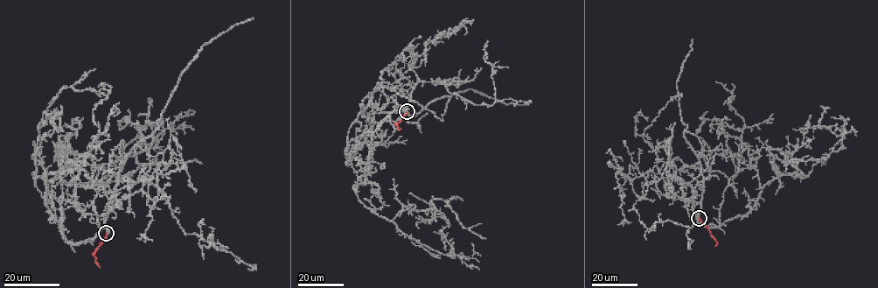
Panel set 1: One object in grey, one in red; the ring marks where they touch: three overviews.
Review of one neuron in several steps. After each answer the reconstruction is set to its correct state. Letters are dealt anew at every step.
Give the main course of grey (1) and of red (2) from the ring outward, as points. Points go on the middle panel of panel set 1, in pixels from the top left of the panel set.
1: (406, 111), (394, 110), (371, 139), (371, 167), (357, 181), (357, 197), (420, 243), (453, 256), (442, 232)
2: (406, 111), (396, 124), (398, 129), (400, 128)

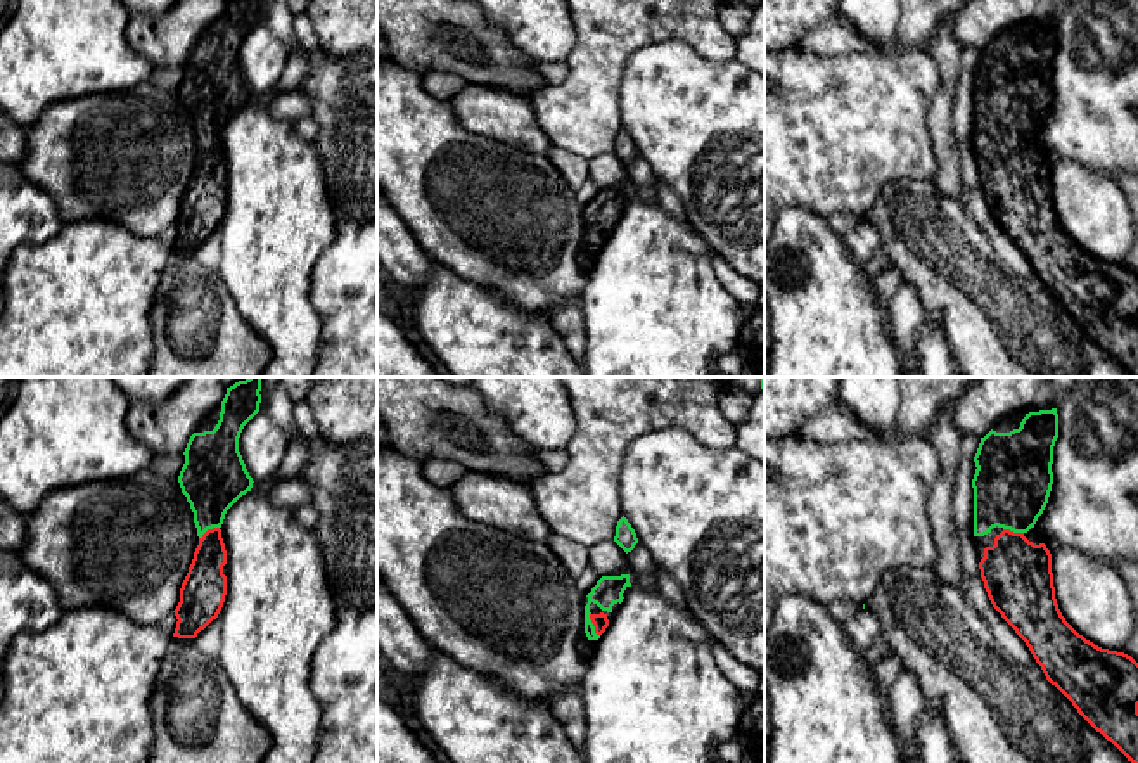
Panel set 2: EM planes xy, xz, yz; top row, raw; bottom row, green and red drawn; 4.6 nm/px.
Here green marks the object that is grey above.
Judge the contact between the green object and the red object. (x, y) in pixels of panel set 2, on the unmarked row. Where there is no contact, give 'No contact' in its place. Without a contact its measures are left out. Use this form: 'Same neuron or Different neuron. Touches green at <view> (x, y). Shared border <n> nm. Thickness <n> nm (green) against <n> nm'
Same neuron. Touches green at xz (592, 237). Shared border 120 nm. Thickness 130 nm (green) against 70 nm

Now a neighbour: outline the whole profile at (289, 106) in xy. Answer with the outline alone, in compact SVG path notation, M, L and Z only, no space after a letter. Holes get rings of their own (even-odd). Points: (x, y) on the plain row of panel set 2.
M301 87L278 93L268 106L275 119L297 121L311 114L308 97Z

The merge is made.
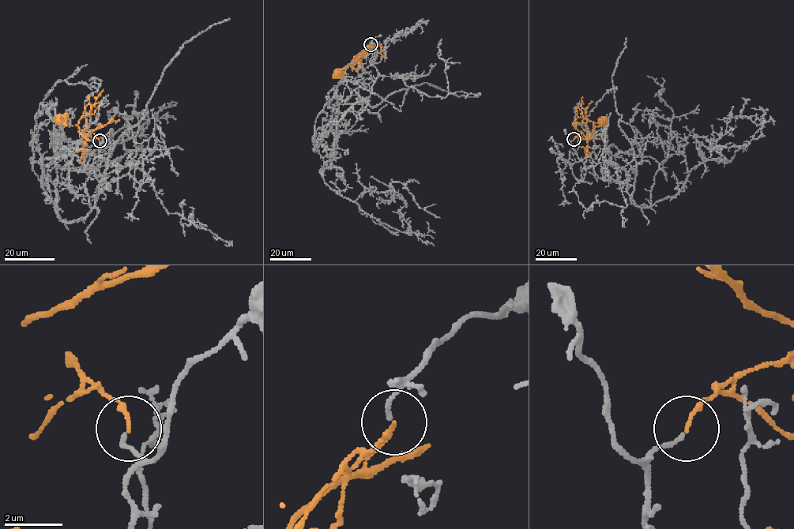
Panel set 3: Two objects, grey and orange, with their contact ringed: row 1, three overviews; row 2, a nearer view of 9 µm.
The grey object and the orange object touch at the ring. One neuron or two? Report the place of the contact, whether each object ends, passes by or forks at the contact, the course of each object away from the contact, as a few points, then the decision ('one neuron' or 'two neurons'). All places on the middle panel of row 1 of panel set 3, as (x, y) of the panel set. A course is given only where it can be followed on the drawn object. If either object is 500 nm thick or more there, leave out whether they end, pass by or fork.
place (370, 44); grey ends; orange ends; course grey (370, 44), (378, 73), (367, 103), (357, 102), (340, 121), (322, 176), (360, 209), (410, 233), (400, 211); course orange (370, 44), (359, 58), (339, 73); two neurons

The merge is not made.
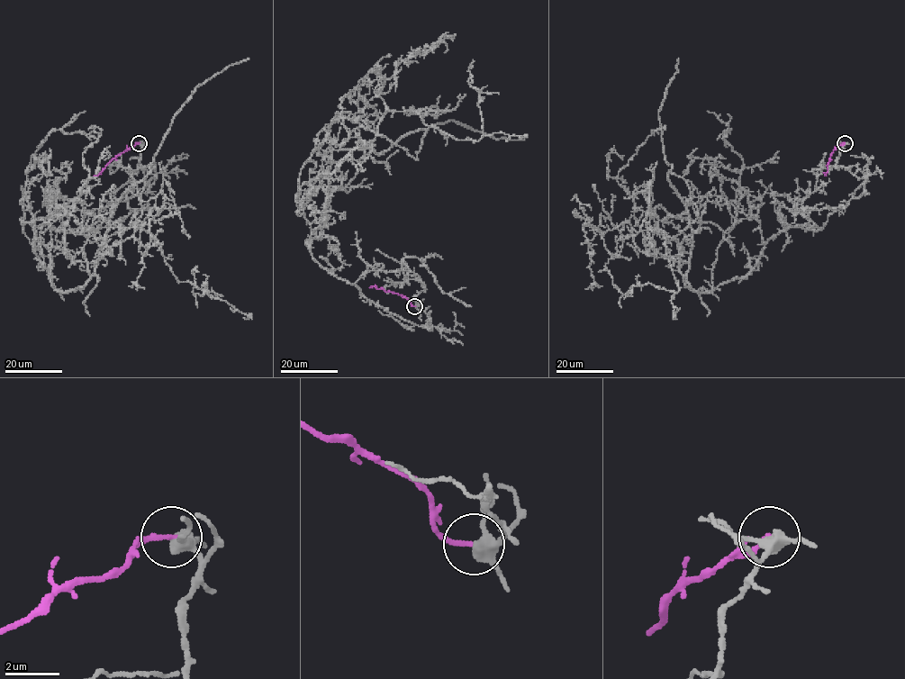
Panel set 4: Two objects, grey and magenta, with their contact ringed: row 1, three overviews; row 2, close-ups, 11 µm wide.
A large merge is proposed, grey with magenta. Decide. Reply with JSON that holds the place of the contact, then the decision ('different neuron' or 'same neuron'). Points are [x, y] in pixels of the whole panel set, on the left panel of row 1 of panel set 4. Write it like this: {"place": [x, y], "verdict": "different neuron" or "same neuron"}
{"place": [139, 143], "verdict": "different neuron"}

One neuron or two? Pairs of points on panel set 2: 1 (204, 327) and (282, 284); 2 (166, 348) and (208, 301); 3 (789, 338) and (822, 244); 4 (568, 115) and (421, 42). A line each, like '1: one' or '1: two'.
1: two
2: one
3: one
4: two

